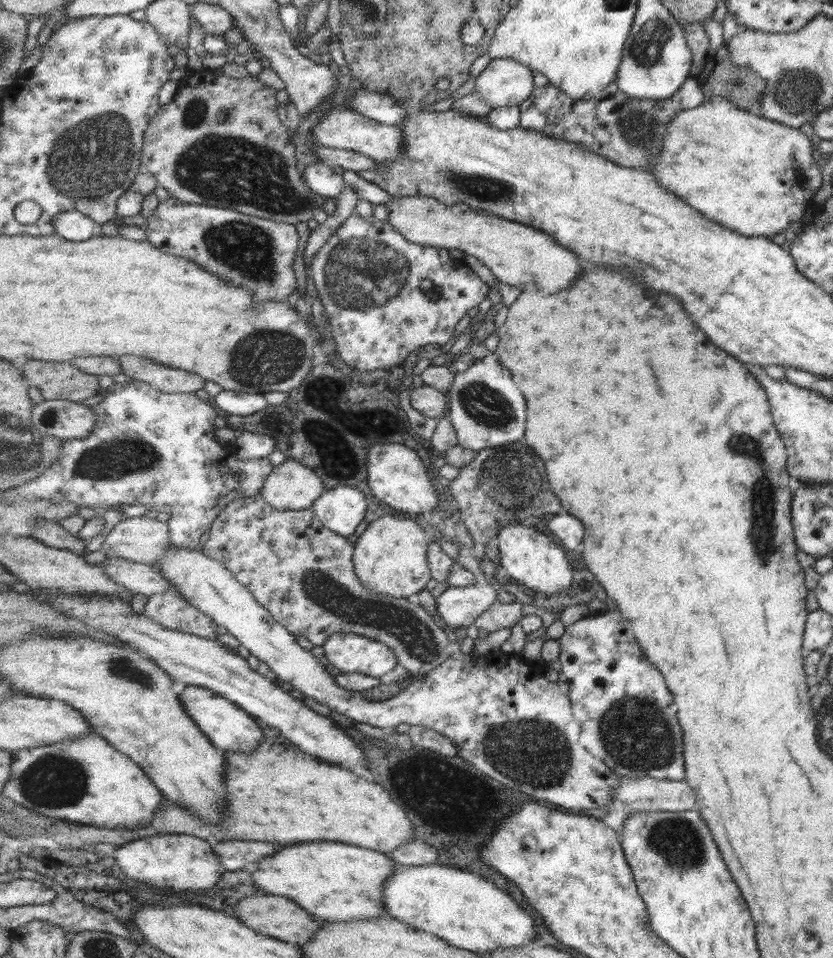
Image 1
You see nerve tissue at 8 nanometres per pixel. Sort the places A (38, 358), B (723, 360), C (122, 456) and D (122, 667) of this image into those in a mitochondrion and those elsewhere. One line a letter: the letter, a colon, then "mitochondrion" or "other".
A: other
B: other
C: mitochondrion
D: mitochondrion

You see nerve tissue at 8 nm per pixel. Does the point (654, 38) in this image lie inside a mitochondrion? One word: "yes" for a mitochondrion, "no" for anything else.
yes

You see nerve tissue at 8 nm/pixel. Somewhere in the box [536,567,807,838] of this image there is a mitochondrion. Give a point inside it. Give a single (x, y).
(635, 732)

